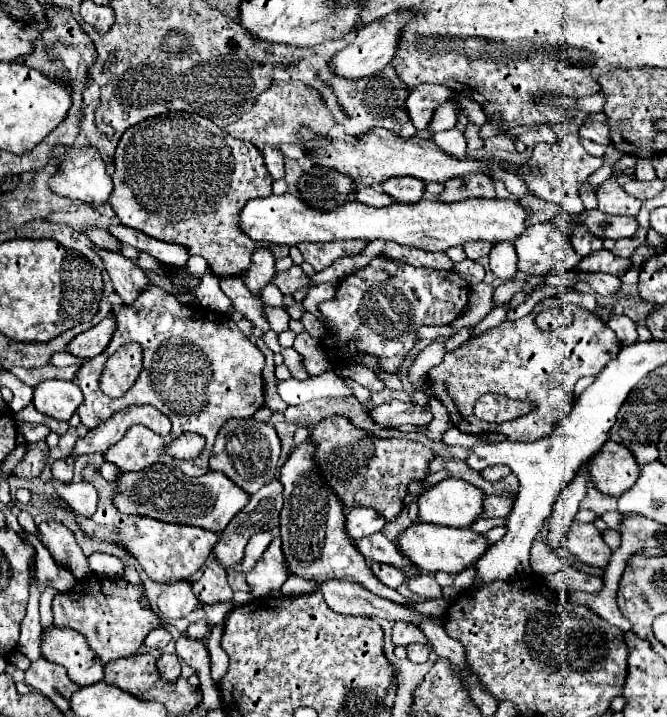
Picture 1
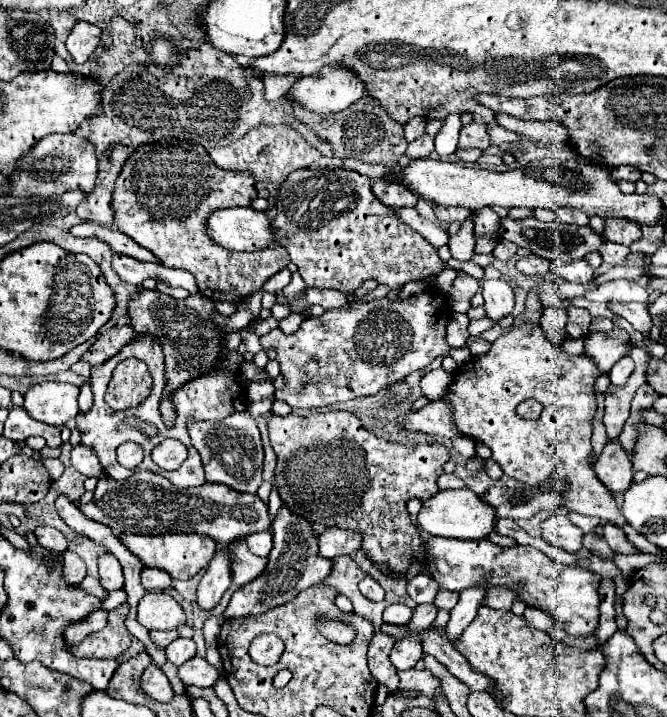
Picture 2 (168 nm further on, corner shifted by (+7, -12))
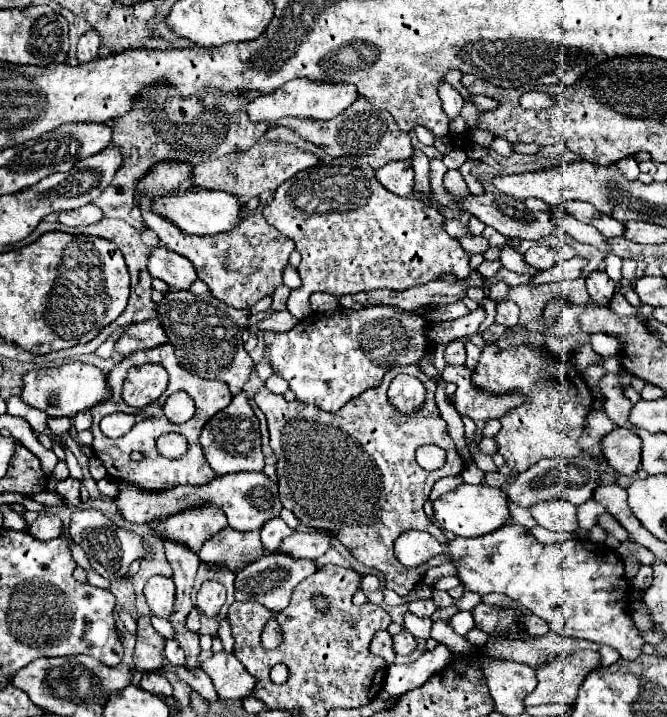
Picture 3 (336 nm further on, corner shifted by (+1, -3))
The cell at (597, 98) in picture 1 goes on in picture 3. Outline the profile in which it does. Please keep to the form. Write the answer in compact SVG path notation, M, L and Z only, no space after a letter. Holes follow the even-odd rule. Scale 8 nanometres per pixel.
M473 95L471 103L475 103L477 107L481 107L483 111L495 111L495 107L499 107L499 103L491 97L483 97L483 95Z

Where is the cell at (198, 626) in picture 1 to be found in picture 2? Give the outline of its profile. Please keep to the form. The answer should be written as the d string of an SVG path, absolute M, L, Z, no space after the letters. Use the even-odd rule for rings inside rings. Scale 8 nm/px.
M177 638L165 648L165 652L167 652L167 660L179 668L181 664L185 664L195 656L195 642L187 638Z

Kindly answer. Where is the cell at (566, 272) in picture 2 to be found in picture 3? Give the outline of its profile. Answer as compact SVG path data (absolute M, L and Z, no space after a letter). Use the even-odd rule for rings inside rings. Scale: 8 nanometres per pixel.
M591 271L587 277L587 291L591 295L591 299L599 305L609 305L613 291L615 291L615 283L609 279L609 275L605 271Z

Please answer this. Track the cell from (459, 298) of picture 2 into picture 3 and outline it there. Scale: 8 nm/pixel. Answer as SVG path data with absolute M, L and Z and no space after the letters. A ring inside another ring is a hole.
M325 159L307 171L299 171L299 175L287 179L287 183L281 183L277 187L273 201L267 203L263 209L263 217L269 225L295 241L295 249L303 257L301 265L297 267L301 287L293 289L287 301L287 309L299 321L307 319L313 313L309 297L315 291L325 291L335 297L383 287L403 291L419 283L435 281L441 273L451 273L465 279L465 275L473 271L469 265L469 253L459 245L457 239L449 237L441 229L443 217L439 215L439 211L415 201L413 197L391 195L391 191L387 191L375 179L375 169L361 159Z

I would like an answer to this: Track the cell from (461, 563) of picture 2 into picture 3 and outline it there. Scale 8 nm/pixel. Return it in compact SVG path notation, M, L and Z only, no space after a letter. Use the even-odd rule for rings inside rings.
M503 525L497 531L491 531L481 537L455 537L447 545L441 547L457 569L457 577L469 591L485 593L503 593L515 601L519 601L525 609L533 611L541 619L549 623L549 627L565 637L579 637L589 639L599 645L609 645L619 651L623 659L637 659L641 655L641 645L645 643L635 627L631 615L627 613L627 599L629 587L625 581L623 561L617 551L609 549L607 545L591 543L587 539L571 539L561 541L555 545L541 545L533 539L533 535L521 525Z

